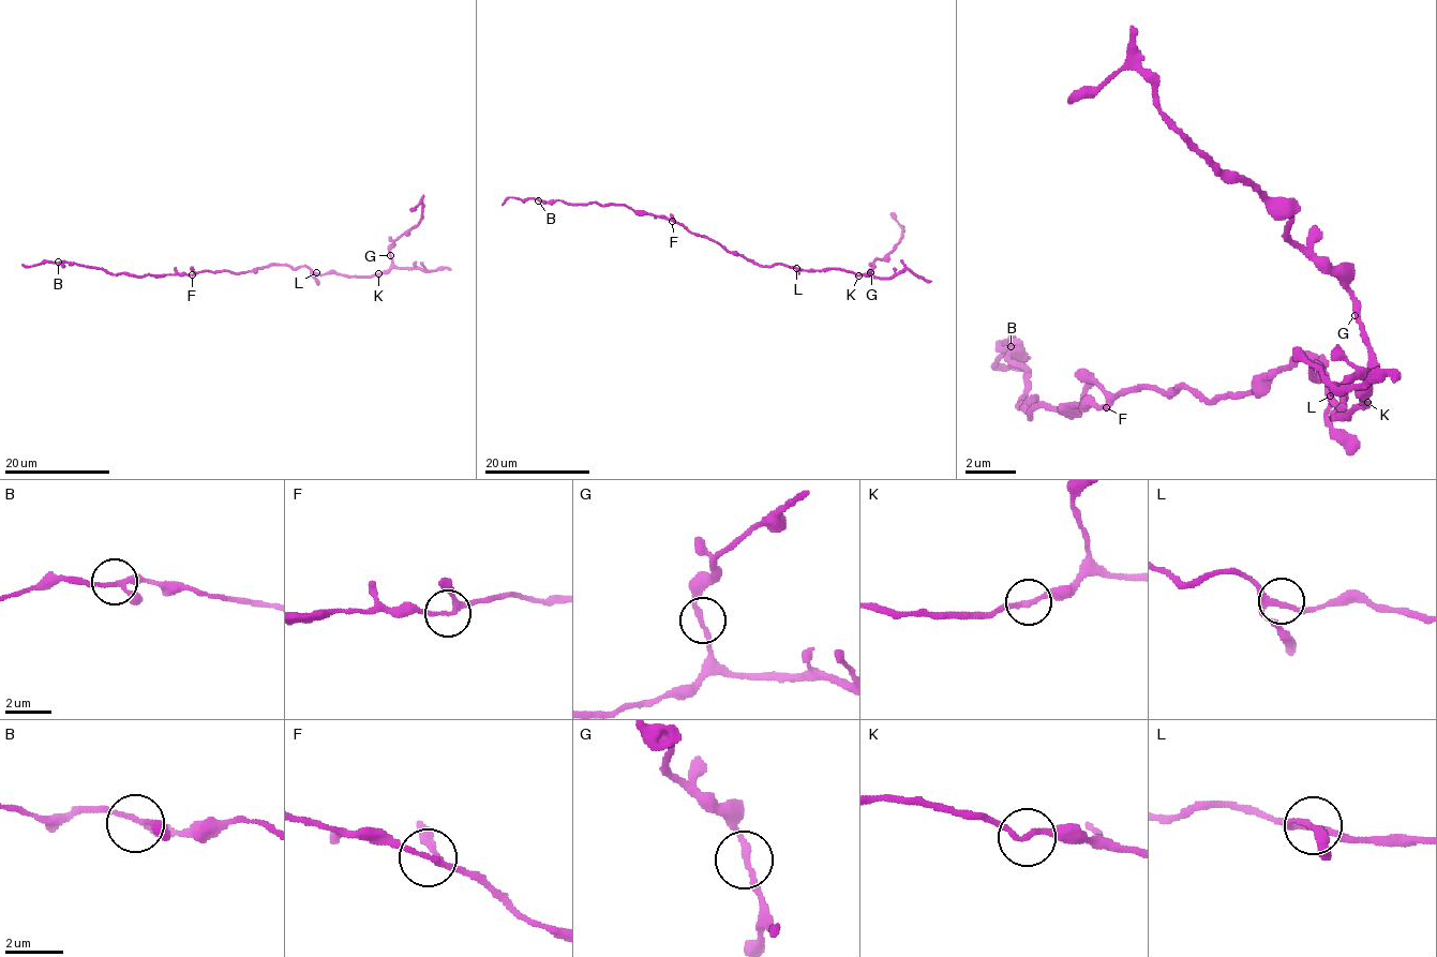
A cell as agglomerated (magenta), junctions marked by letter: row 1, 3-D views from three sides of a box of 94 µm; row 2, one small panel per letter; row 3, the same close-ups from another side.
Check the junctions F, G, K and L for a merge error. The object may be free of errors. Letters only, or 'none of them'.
none of them

